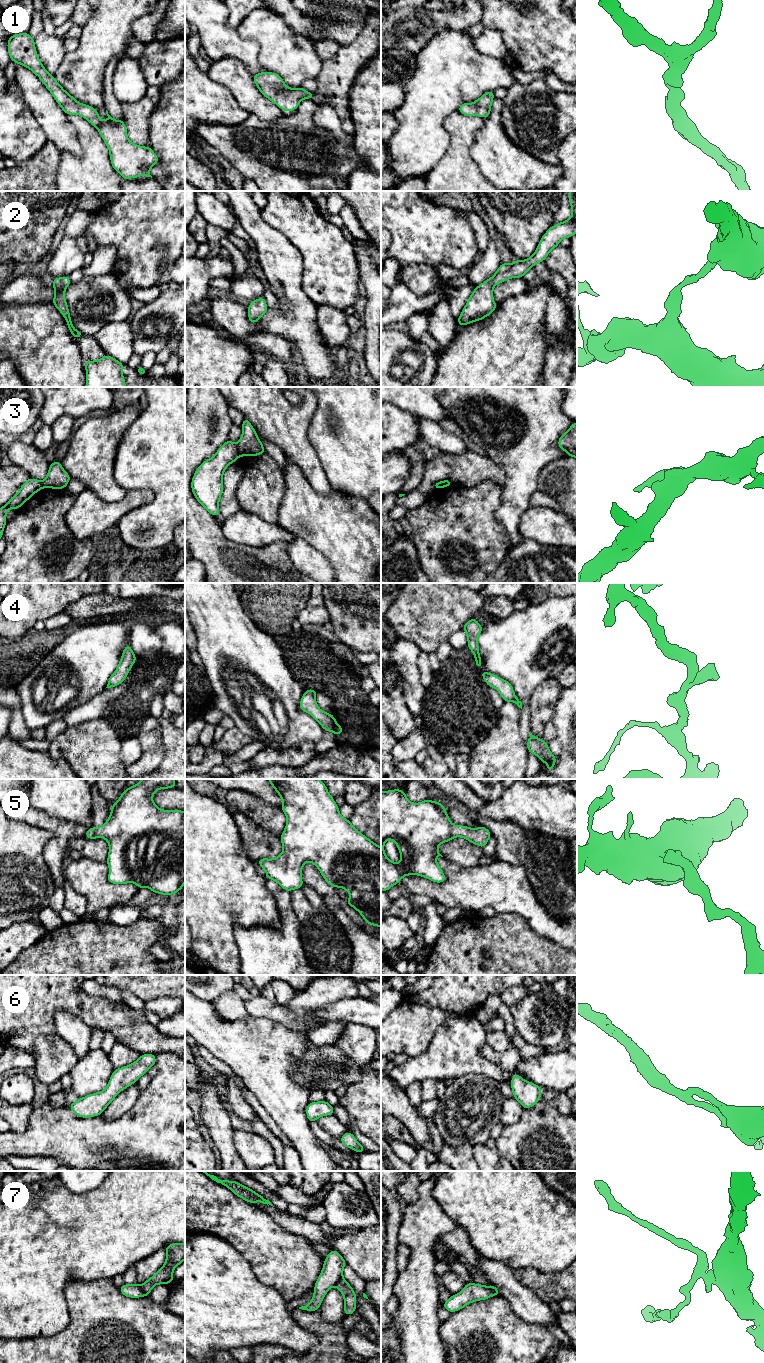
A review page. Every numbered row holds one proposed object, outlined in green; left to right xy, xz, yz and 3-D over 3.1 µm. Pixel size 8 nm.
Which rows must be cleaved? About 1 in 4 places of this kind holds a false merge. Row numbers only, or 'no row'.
3, 7

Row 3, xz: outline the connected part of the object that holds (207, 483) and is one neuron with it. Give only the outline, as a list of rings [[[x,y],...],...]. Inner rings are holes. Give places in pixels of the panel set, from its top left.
[[[229,439],[217,450],[213,457],[205,460],[194,473],[191,481],[192,492],[197,501],[214,517],[219,515],[219,501],[223,491],[223,473],[239,457],[237,444]]]

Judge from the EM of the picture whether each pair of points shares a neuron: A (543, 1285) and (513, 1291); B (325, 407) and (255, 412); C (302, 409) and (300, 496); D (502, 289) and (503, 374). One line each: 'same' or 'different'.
A: different
B: different
C: different
D: different

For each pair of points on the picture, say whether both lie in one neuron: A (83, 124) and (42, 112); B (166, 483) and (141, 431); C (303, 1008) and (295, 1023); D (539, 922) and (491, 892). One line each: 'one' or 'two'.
A: two
B: one
C: two
D: one

